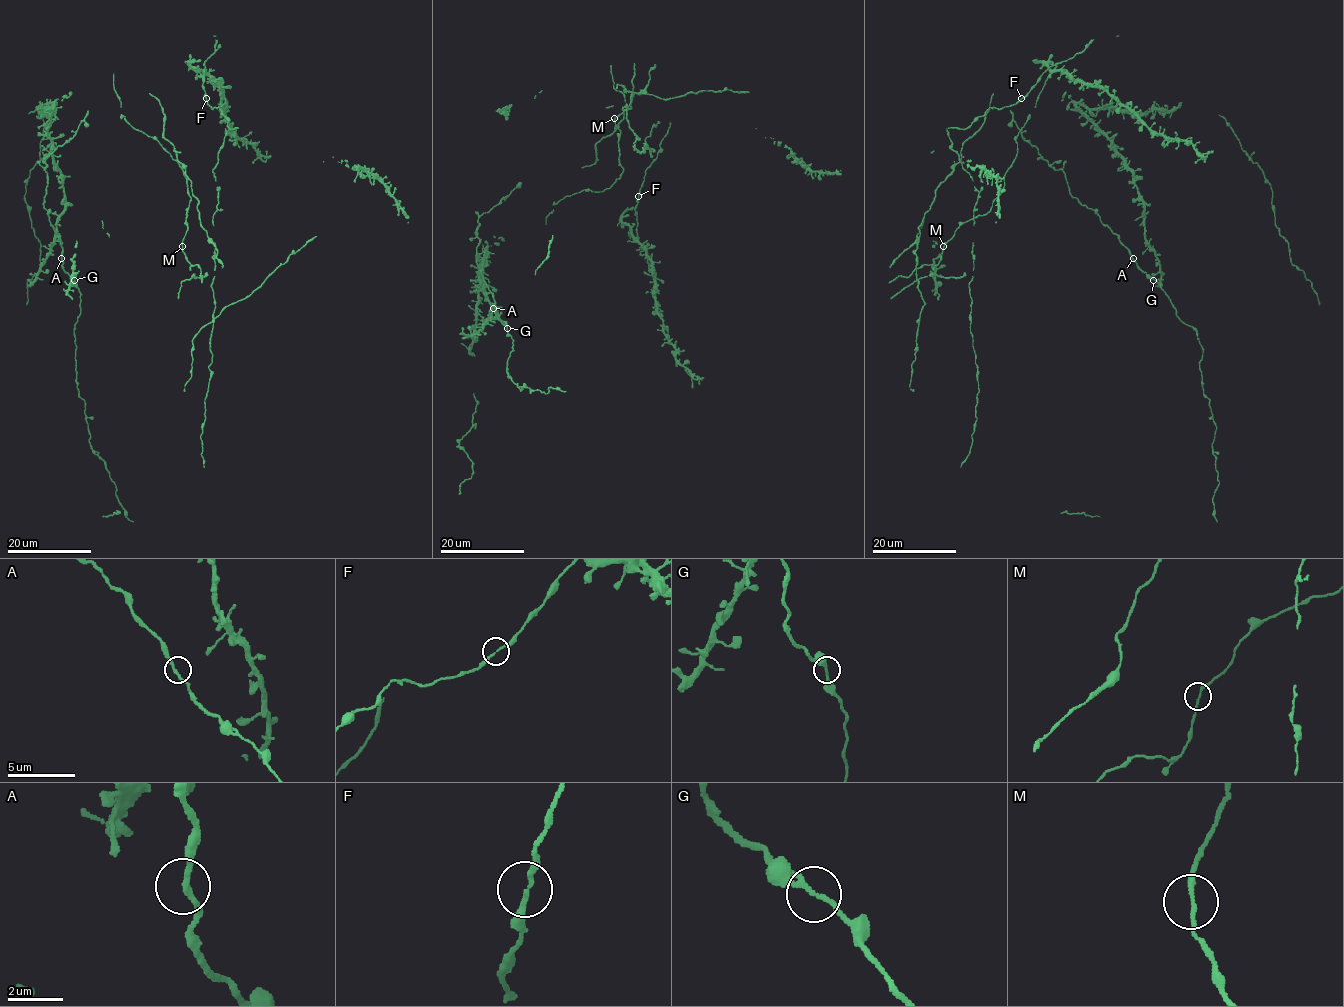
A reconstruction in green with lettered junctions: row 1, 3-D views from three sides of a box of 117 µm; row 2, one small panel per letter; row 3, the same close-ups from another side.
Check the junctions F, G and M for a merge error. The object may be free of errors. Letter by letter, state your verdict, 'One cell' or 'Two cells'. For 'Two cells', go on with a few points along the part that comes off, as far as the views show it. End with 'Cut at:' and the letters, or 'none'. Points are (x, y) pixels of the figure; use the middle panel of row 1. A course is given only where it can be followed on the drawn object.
F: One cell
G: One cell
M: One cell
Cut at: none

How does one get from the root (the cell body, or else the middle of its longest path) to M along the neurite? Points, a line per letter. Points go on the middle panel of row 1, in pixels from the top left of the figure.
M: (553, 202), (557, 203), (582, 190), (602, 192), (620, 178), (623, 171), (618, 160), (620, 130), (614, 118)

